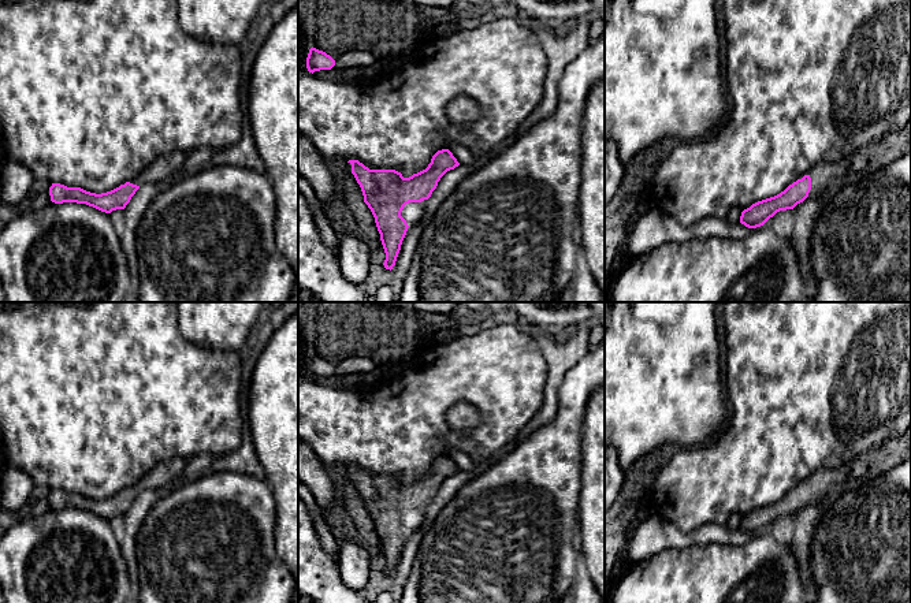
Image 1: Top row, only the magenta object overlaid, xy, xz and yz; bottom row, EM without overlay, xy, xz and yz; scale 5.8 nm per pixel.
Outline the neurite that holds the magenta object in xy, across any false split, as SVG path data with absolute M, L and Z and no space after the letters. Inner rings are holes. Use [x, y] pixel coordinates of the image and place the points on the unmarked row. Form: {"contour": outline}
{"contour": "M183 457L168 458L157 464L130 488L101 500L90 499L81 494L67 494L60 490L52 490L49 494L51 507L55 510L86 510L105 520L111 520L116 515L124 515L141 492L161 488L172 479L182 474L187 461L189 459Z"}

